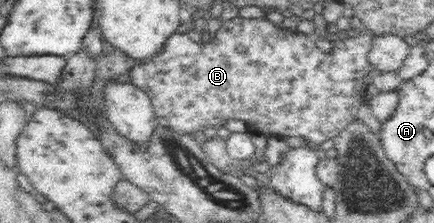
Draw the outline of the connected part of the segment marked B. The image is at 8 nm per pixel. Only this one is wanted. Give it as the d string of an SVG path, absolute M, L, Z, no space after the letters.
M237 16L235 19L229 21L223 21L221 28L216 32L214 37L209 42L193 42L189 36L171 35L167 38L167 41L163 43L163 50L156 54L152 59L144 61L143 65L135 66L126 75L126 79L135 84L139 89L142 89L150 97L152 106L154 109L154 115L157 118L158 126L163 128L169 127L171 130L181 132L183 134L191 134L197 137L203 129L210 126L223 126L225 119L238 119L239 121L245 121L246 125L253 125L255 129L254 133L263 135L272 135L276 137L286 136L288 138L301 137L306 139L316 147L328 140L332 140L336 136L341 134L342 129L347 127L352 120L355 120L355 113L358 112L358 101L353 100L341 100L339 93L339 82L341 77L347 79L354 78L355 76L367 75L369 72L369 53L371 53L371 41L374 41L376 35L373 33L361 33L359 39L347 38L347 41L337 41L333 43L333 49L326 53L321 51L321 48L317 48L314 43L315 38L310 33L300 34L297 31L287 30L279 27L275 27L271 21L265 19L243 19L243 17Z

